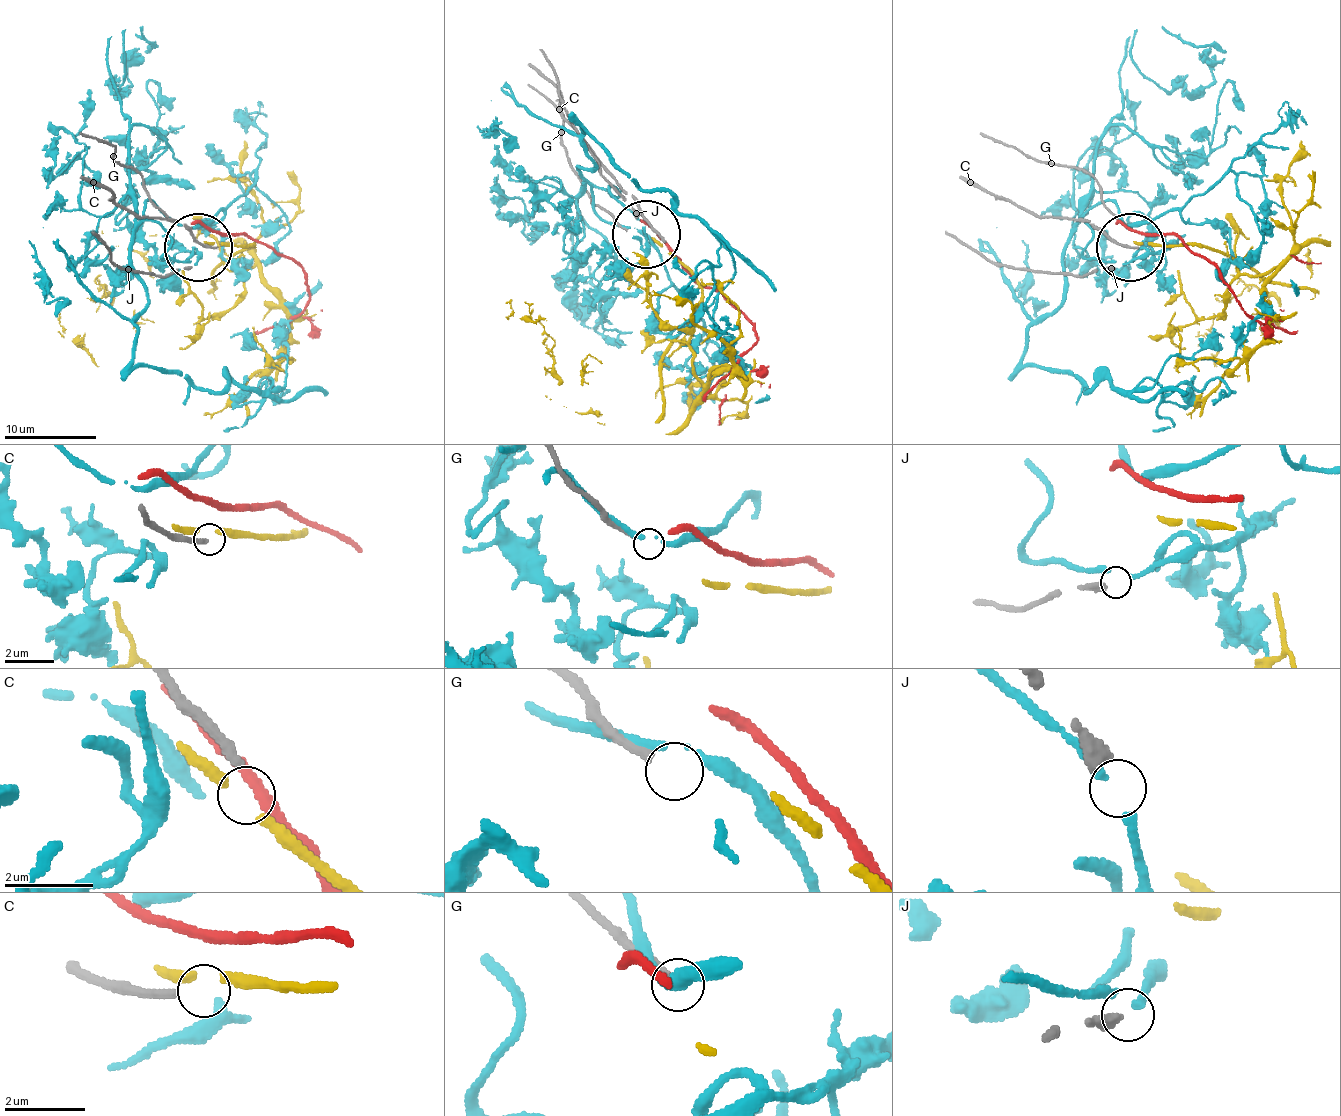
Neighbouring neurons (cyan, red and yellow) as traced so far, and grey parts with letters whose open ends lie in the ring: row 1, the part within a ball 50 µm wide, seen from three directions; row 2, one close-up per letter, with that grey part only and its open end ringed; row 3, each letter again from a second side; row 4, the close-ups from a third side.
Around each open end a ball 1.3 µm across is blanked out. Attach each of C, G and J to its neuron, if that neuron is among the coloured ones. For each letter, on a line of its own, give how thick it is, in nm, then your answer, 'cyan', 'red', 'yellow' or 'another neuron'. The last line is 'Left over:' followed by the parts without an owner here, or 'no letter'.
C: calibre 200 nm; another neuron
G: calibre 190 nm; another neuron
J: calibre 360 nm; another neuron
Left over: C, G, J

